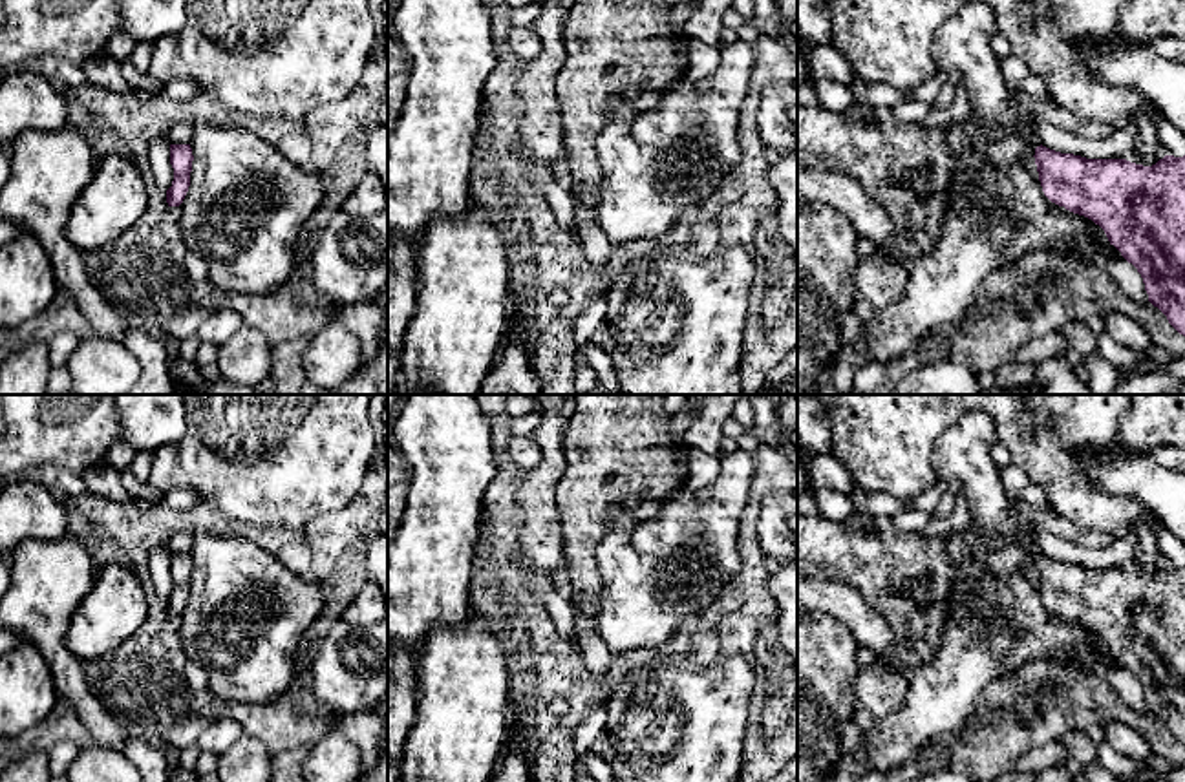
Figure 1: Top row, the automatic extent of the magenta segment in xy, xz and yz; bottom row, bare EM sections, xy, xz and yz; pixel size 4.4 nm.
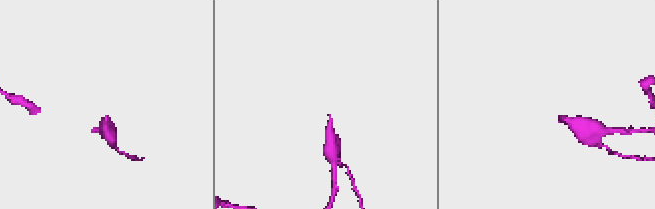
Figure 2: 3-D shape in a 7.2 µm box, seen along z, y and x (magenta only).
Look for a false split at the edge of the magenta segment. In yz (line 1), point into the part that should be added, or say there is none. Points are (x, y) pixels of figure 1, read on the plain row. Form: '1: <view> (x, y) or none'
1: yz (999, 561)

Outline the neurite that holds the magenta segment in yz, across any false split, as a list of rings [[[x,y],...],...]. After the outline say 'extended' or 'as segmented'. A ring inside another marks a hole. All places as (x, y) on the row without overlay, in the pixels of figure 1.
[[[977,539],[973,554],[995,579],[1009,579],[1033,566],[1044,605],[1099,634],[1110,654],[1141,683],[1148,711],[1185,745],[1185,565],[1165,565],[1152,576],[1126,568],[1086,568],[1042,554],[1033,559],[1020,548],[989,539]]]; extended

